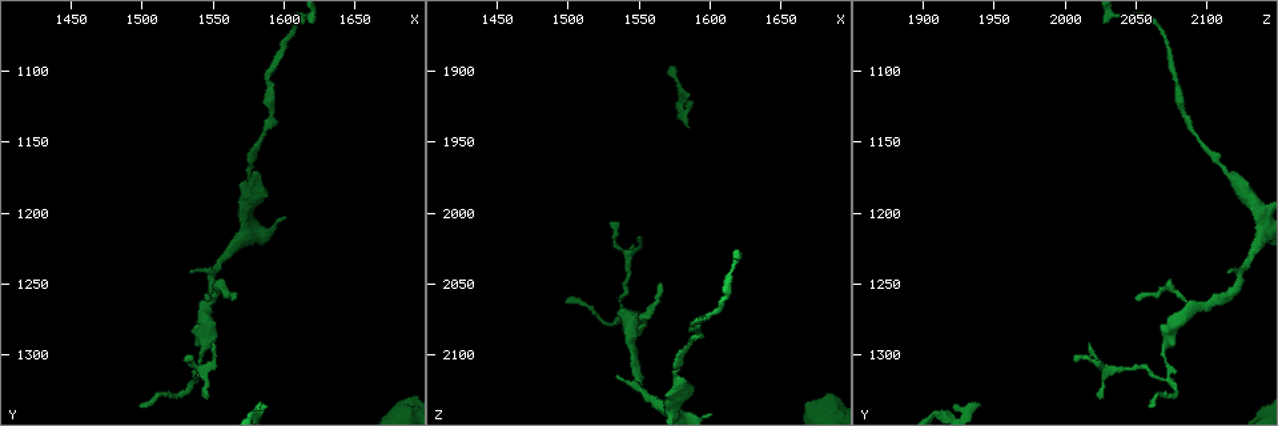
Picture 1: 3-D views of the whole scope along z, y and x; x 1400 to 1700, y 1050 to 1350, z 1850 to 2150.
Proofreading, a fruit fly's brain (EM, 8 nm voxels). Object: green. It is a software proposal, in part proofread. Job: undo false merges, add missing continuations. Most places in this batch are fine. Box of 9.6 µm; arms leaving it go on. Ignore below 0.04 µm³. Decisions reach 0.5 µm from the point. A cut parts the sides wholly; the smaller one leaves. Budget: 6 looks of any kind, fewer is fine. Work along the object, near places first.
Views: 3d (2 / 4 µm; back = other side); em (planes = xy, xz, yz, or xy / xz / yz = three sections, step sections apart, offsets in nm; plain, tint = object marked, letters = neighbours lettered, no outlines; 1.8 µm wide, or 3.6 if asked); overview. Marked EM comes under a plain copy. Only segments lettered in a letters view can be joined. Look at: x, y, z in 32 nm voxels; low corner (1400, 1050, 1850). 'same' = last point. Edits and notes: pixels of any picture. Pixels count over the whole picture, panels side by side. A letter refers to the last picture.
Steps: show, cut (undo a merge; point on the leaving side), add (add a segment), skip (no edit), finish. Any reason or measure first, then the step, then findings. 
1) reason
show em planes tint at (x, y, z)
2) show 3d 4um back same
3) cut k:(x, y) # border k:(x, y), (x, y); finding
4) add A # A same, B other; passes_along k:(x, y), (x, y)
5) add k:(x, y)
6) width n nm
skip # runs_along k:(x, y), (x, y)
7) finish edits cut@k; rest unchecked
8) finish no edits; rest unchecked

branch stops here
show em planes tint at (1536, 1242, 2114)

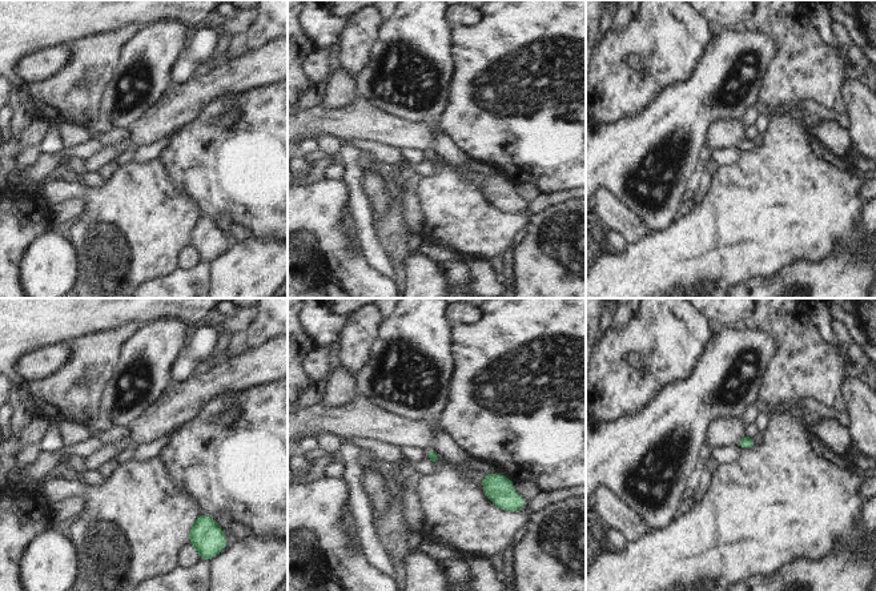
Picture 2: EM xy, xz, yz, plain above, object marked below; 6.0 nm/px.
show em planes letters same

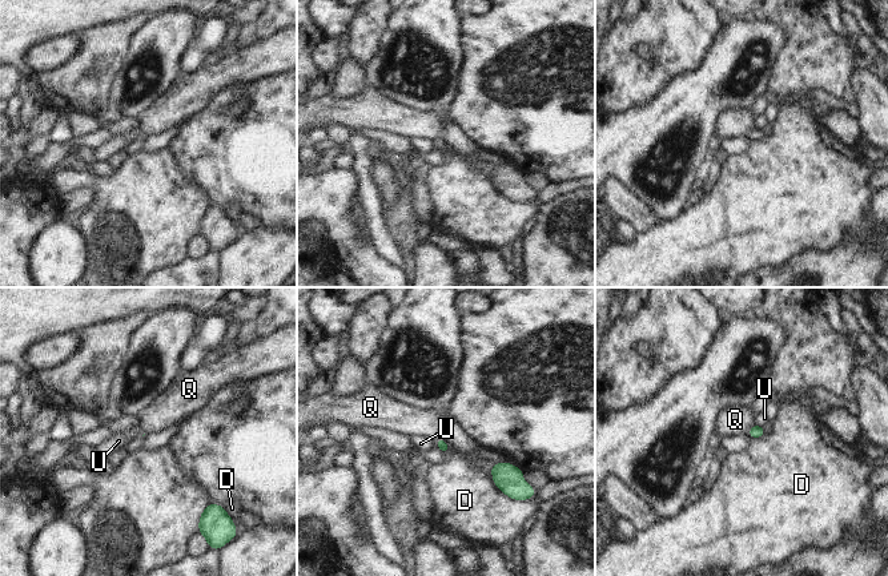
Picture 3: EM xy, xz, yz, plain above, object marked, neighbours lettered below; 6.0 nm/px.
longest_contact D 260 nm
skip # D other, Q other, U other; border 3:(755, 423), (746, 432); no lettered segment goes on from it

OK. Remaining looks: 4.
abrupt turn
show em planes letters at (1540, 1308, 2072)

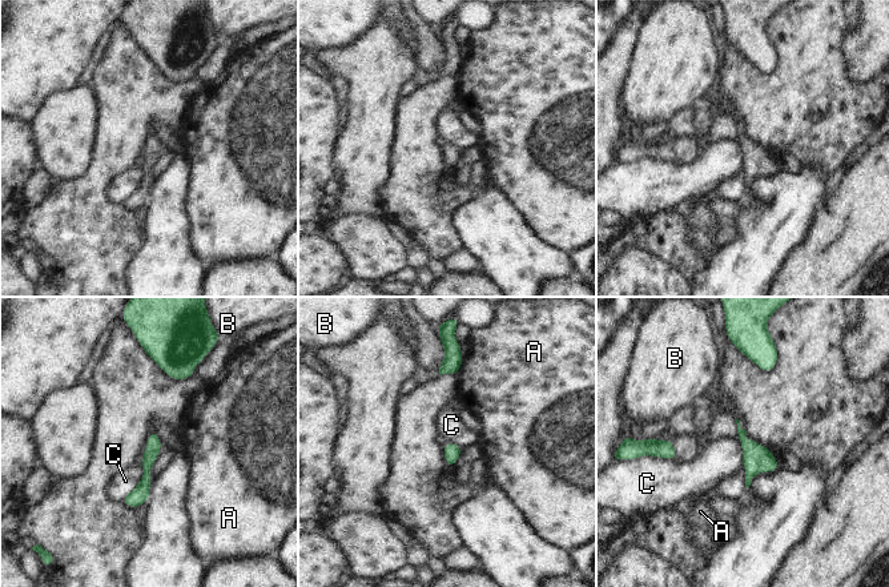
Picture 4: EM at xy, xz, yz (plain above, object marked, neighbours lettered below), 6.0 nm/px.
skip # A other, B other, C other; continuous, no second neuron

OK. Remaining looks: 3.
show em planes tint at (1530, 1304, 2006)

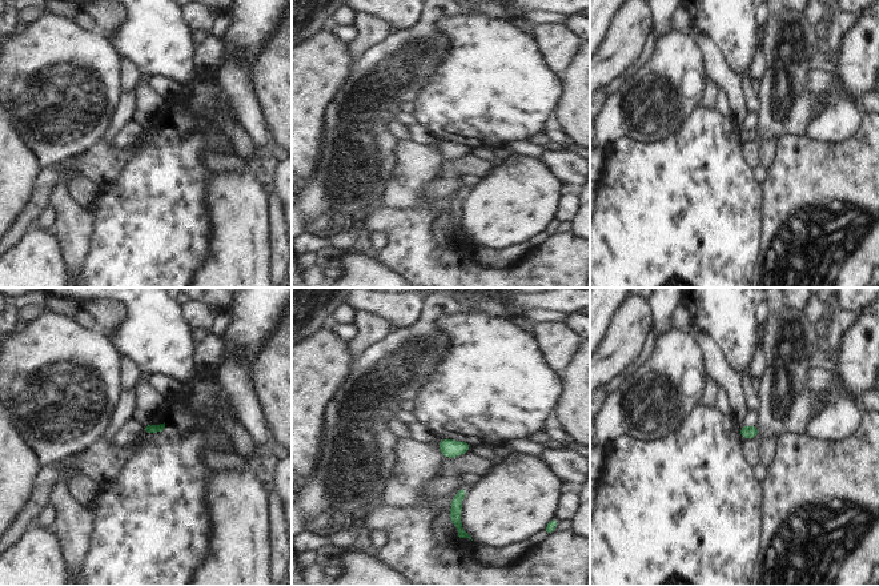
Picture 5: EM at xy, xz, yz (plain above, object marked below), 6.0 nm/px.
what lies round it
show em planes letters same

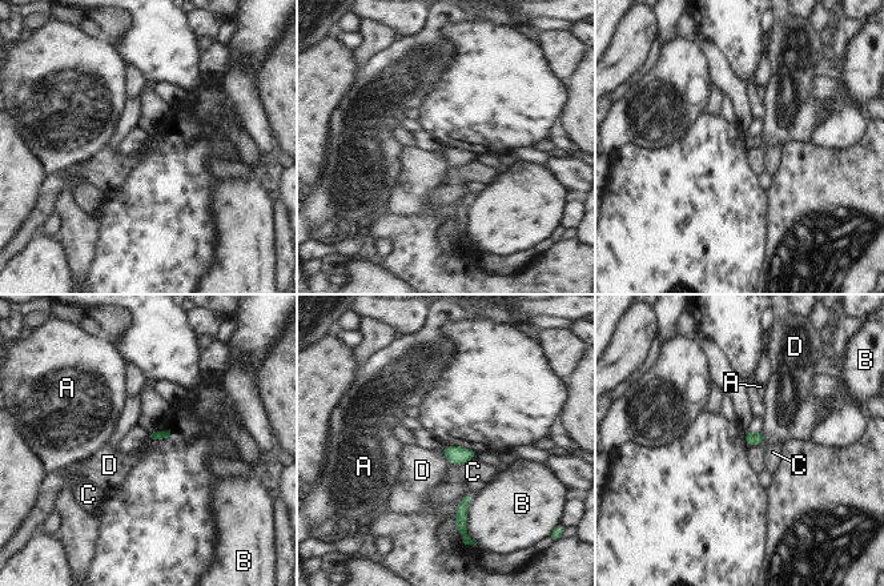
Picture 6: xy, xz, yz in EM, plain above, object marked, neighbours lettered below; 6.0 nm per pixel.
skip # A other, B other, C other, D other; border 6:(763, 430), (763, 441), (748, 446); no lettered segment goes on from it

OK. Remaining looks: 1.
finish no edits; rest unchecked

